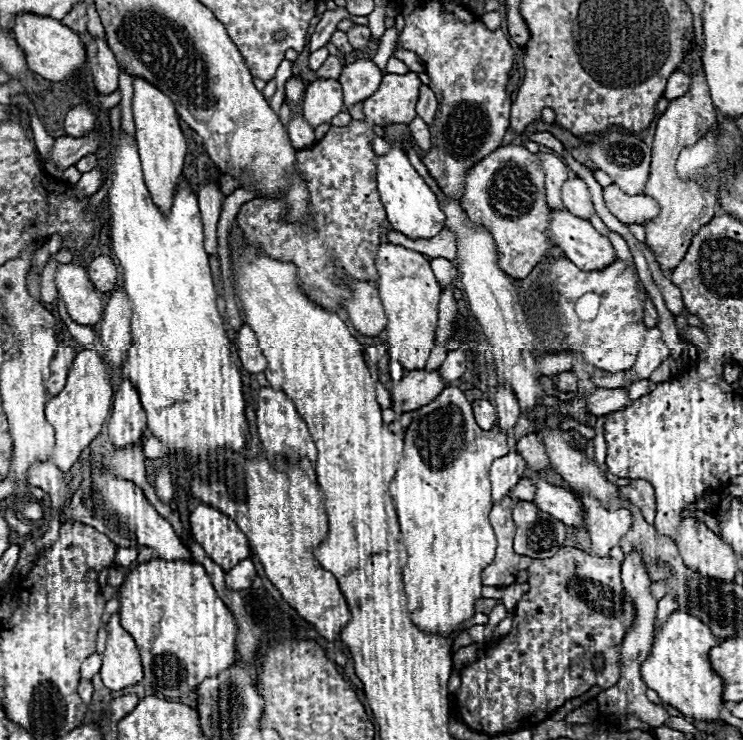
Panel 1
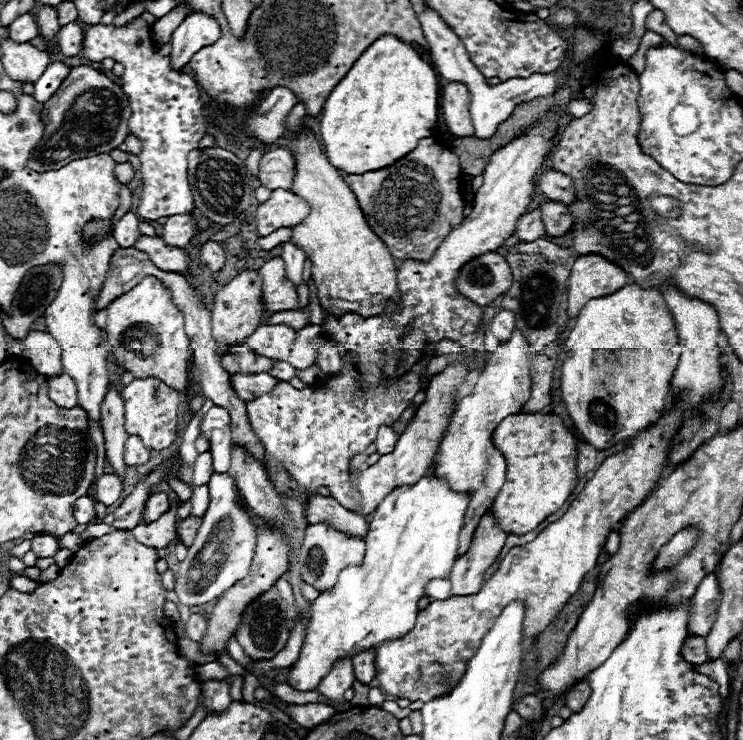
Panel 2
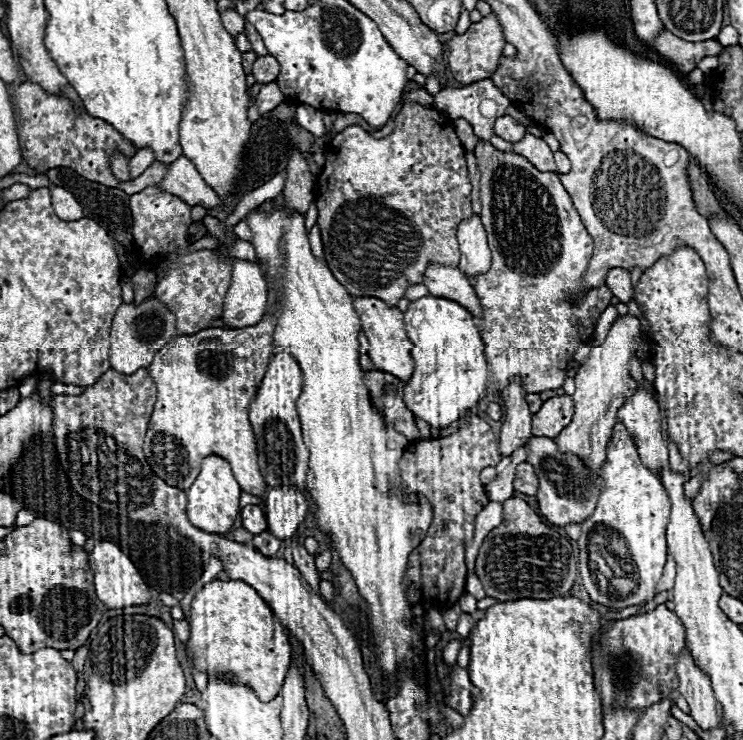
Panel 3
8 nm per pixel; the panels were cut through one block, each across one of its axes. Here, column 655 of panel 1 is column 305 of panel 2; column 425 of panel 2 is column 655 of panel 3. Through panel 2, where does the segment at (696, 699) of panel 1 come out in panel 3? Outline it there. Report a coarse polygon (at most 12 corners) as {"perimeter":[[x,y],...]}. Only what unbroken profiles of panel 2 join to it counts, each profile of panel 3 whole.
{"perimeter":[[620,422],[582,522],[592,602],[656,596],[670,498]]}

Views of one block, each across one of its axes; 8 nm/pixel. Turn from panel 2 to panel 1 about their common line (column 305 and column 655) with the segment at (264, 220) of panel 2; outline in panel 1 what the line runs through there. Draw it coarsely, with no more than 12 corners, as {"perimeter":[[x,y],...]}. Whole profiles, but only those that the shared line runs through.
{"perimeter":[[604,188],[608,210],[624,224],[654,220],[660,206],[644,194]]}

